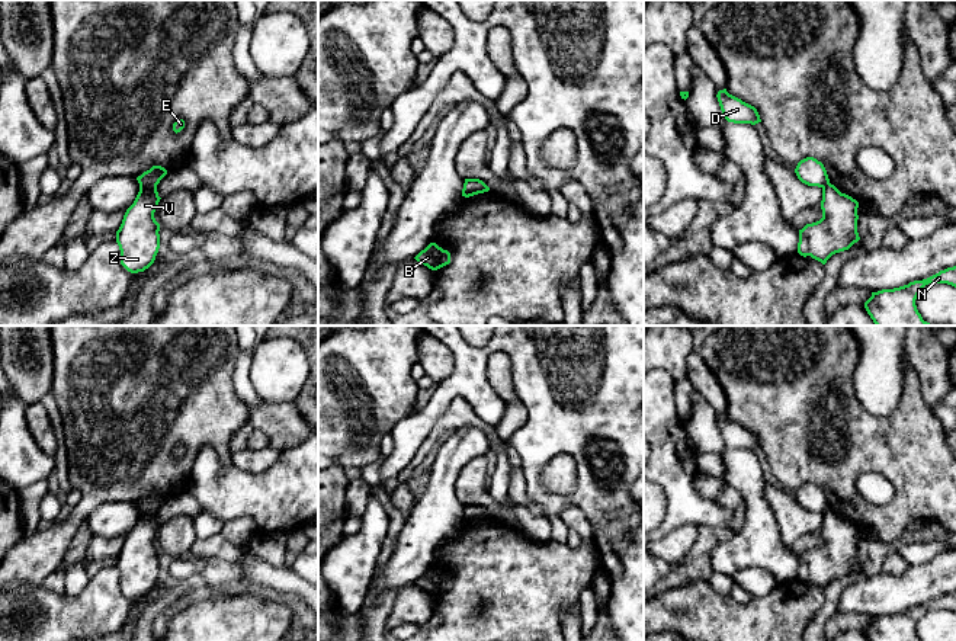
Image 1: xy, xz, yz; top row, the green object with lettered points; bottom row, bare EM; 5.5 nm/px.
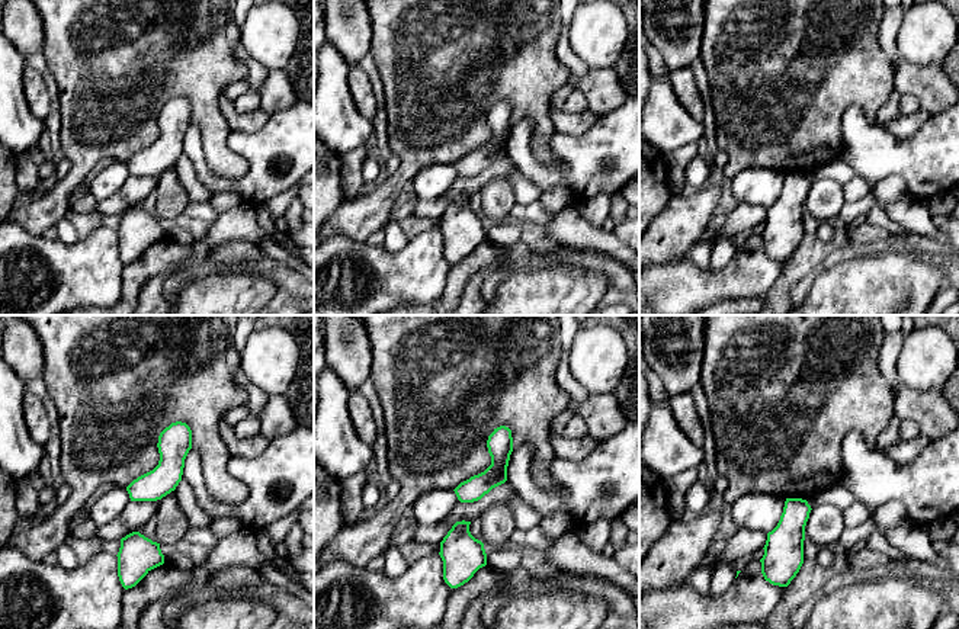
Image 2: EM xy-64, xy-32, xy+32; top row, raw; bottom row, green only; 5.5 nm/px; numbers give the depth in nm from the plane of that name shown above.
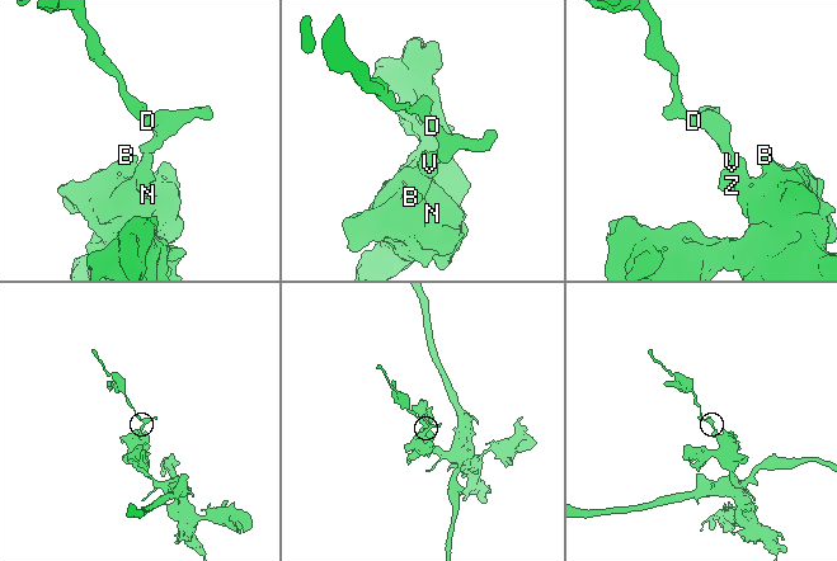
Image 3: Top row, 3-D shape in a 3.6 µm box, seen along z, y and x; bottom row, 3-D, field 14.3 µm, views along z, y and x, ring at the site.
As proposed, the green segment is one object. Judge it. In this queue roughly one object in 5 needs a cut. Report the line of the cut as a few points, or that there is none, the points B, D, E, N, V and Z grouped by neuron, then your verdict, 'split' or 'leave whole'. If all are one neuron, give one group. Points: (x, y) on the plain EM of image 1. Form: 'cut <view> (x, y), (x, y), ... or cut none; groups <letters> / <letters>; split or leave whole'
cut xy (140, 510), (156, 512); groups B N V Z / D E; split

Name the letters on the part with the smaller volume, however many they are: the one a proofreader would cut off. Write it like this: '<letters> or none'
D, E

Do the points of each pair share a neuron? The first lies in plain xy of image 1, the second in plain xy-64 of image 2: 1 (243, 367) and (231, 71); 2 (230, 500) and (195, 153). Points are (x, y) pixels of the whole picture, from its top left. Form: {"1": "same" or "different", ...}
{"1": "different", "2": "same"}

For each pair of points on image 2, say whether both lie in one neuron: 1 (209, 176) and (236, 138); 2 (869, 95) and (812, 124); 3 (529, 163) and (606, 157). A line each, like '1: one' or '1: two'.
1: one
2: one
3: one

